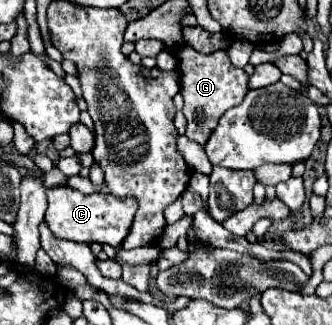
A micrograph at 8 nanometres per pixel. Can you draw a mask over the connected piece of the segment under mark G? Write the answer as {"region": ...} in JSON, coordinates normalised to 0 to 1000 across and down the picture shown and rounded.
{"region":[[[539,142],[527,154],[533,209],[545,222],[545,295],[557,308],[551,351],[563,363],[563,406],[557,418],[587,431],[593,443],[617,443],[642,394],[654,388],[660,363],[702,326],[726,320],[732,295],[744,289],[744,246],[750,234],[708,209],[678,154],[654,154],[642,166],[605,166],[575,142]]]}

